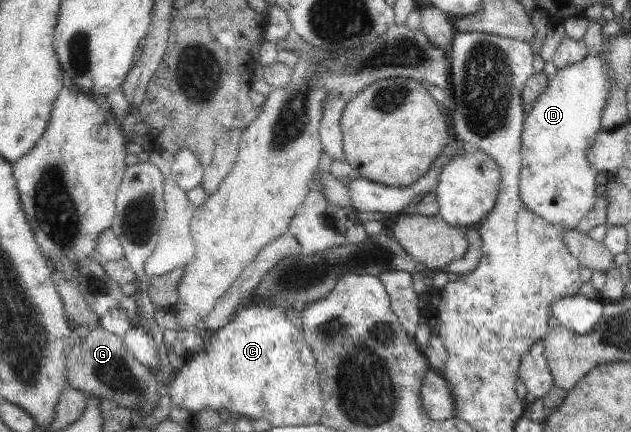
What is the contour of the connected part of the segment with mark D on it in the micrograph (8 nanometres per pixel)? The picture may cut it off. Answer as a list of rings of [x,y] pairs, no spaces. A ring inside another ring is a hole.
[[[587,54],[581,62],[557,70],[547,89],[537,97],[532,111],[526,117],[521,131],[522,165],[518,177],[520,202],[526,209],[560,229],[576,229],[582,217],[592,209],[599,189],[596,188],[594,170],[586,162],[584,151],[590,147],[594,135],[600,130],[600,117],[611,89],[609,73],[602,66],[602,57]]]

